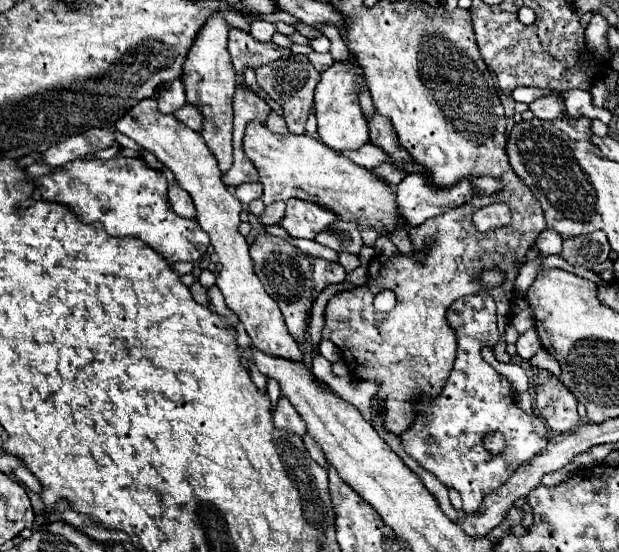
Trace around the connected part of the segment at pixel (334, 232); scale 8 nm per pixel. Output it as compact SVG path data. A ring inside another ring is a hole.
M344 220L332 222L332 226L316 234L314 240L336 252L348 252L348 254L358 254L360 248L364 246L358 226L354 222L344 222Z

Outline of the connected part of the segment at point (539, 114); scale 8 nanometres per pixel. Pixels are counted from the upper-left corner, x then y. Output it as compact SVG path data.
M544 96L544 98L538 98L534 100L530 106L532 114L536 118L544 118L544 120L556 120L556 118L562 118L564 114L564 104L558 96Z

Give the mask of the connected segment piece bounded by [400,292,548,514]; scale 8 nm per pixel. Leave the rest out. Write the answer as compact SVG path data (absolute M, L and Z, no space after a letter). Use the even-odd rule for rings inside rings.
M476 292L476 294L456 300L448 308L448 324L458 332L458 356L454 360L450 378L448 378L442 394L436 400L432 400L430 404L426 402L424 408L418 408L416 424L400 436L400 442L402 442L404 450L420 466L424 466L428 472L432 472L446 488L454 488L460 494L466 514L474 514L478 510L478 506L482 504L484 496L488 496L496 488L500 488L520 464L528 462L534 454L538 454L546 448L548 428L546 428L544 420L518 408L516 396L512 392L512 384L508 382L508 378L498 374L480 356L480 346L496 346L498 342L496 306L494 306L492 296L488 292ZM494 430L498 430L506 436L506 450L498 456L490 456L482 446L484 434L494 432Z

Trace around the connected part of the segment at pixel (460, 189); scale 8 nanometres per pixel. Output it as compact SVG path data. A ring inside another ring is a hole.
M408 174L398 186L396 186L396 202L400 208L400 214L406 218L406 222L410 226L420 226L424 224L424 220L432 218L432 216L440 216L448 210L452 210L454 206L462 206L468 200L472 200L474 196L486 196L486 194L496 194L502 190L502 180L500 178L478 178L478 176L466 176L464 180L452 184L452 188L432 188L432 184L428 184L428 176L424 174Z

